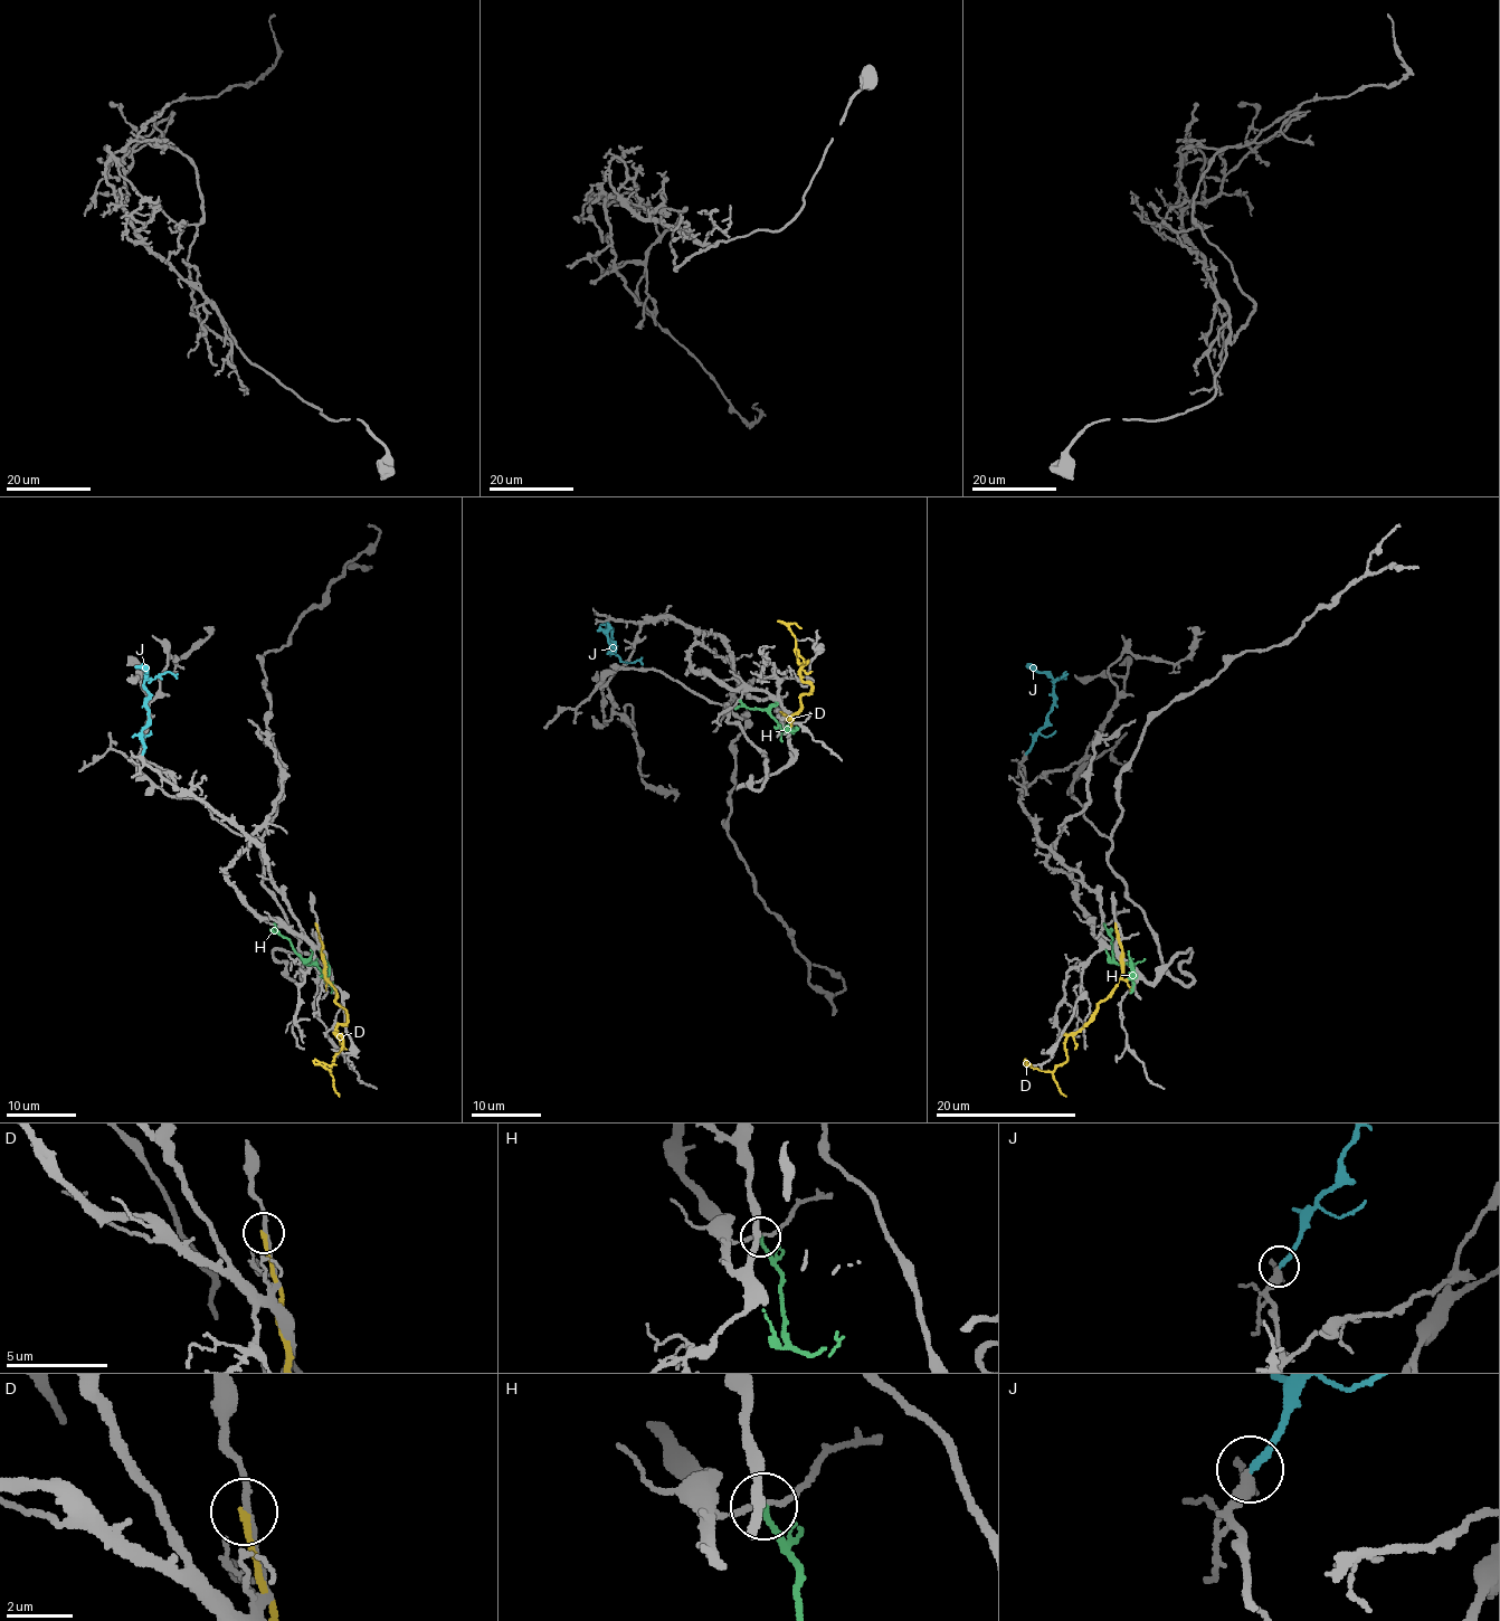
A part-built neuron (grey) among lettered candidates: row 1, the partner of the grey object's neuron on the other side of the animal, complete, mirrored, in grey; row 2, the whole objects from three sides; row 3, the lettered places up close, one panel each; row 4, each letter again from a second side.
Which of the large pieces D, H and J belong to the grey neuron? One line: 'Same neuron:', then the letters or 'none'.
Same neuron: J

